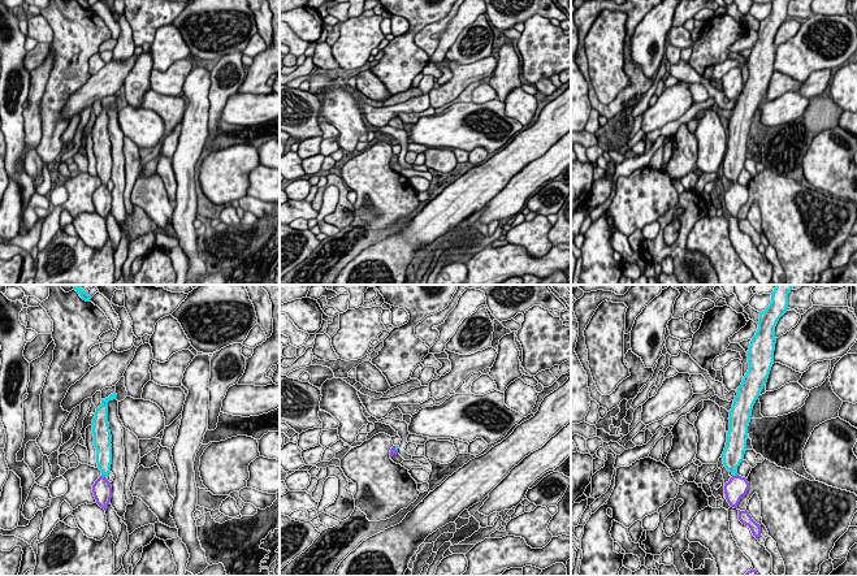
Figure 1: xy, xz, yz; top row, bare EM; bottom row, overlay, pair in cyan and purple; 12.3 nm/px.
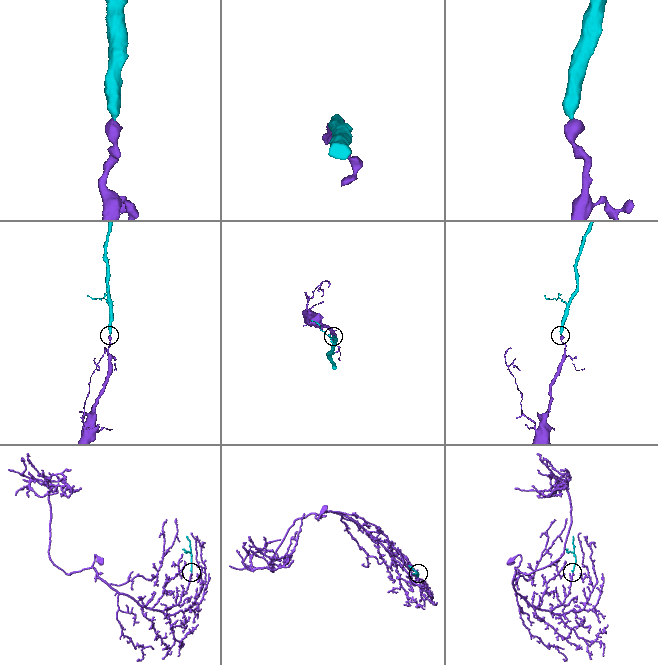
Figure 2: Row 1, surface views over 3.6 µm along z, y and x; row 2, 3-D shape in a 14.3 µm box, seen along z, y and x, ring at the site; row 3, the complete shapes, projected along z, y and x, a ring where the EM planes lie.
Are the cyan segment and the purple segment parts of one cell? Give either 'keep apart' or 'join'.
join

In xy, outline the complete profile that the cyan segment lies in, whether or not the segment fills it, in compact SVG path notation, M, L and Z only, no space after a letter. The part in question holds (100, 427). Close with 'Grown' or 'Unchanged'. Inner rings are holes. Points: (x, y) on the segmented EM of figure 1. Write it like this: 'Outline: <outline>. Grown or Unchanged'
Outline: M113 393L108 398L101 400L101 404L96 408L92 419L94 446L96 449L96 463L101 471L101 476L92 485L92 493L96 503L107 511L112 498L112 485L107 476L111 472L112 464L112 436L108 423L108 402L117 399L117 394Z. Grown

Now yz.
Outline: M776 285L771 293L770 306L759 312L758 330L748 350L749 369L737 387L737 395L730 411L730 430L722 458L727 471L733 475L724 484L726 499L733 508L737 508L740 499L749 489L748 478L737 475L737 467L744 460L746 451L748 426L753 406L767 382L774 364L775 326L787 312L788 294L792 287L793 285Z. Grown

